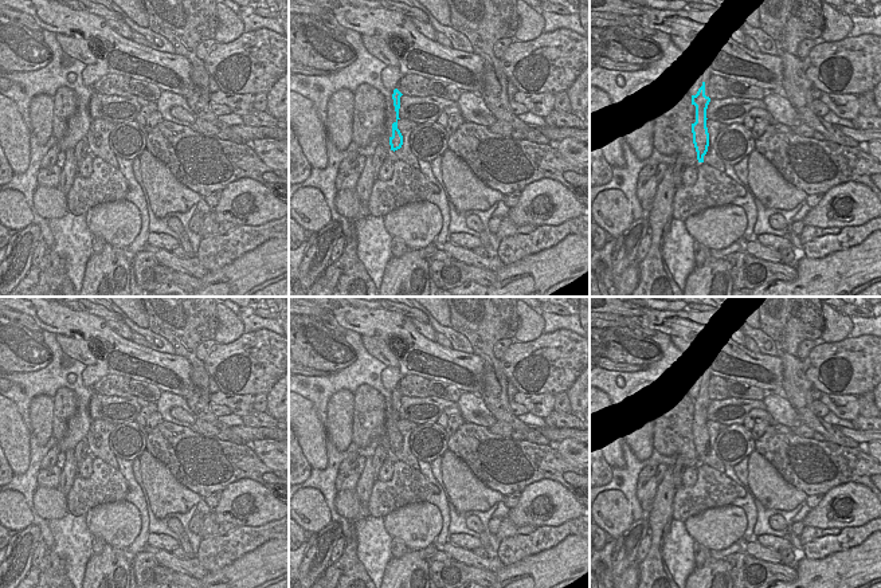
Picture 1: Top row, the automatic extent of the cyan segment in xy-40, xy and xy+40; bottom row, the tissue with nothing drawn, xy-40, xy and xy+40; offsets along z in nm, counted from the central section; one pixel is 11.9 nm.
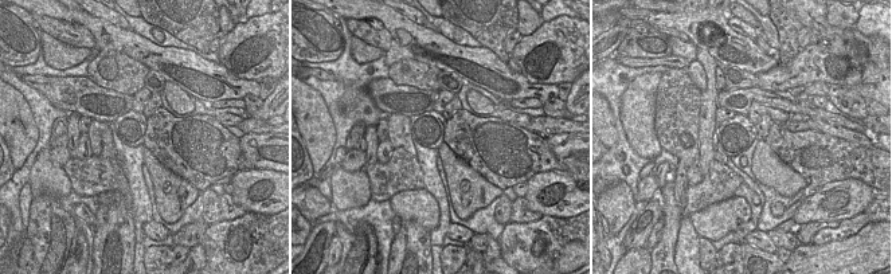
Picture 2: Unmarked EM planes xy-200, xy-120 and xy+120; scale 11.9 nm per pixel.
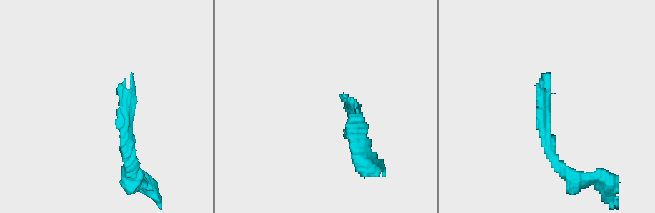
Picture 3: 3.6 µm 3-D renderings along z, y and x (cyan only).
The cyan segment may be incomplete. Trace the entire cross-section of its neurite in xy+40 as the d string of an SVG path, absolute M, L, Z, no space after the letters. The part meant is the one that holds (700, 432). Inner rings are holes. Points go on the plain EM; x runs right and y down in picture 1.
M670 336L671 342L677 348L677 350L686 360L689 366L697 368L700 375L702 376L702 387L698 389L696 396L692 396L692 405L696 407L696 423L692 424L693 434L693 444L697 452L698 463L704 463L704 456L708 452L709 447L709 434L706 428L706 409L710 403L709 393L706 391L706 380L709 377L709 372L704 362L704 356L696 354L690 346L688 346L682 338Z

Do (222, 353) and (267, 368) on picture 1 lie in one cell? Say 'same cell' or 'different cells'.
same cell

